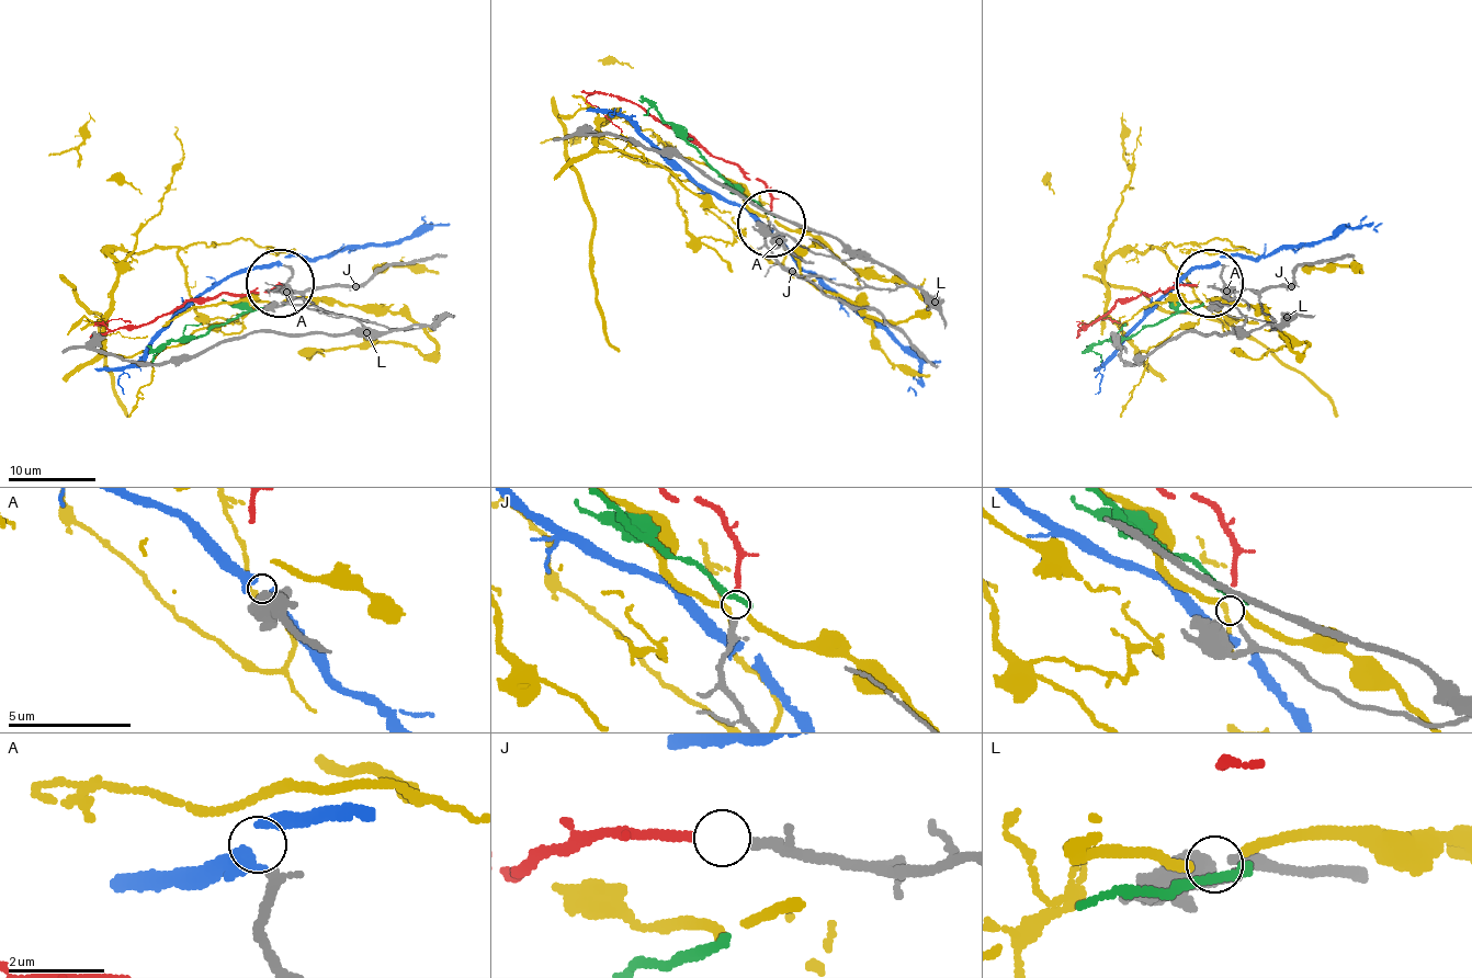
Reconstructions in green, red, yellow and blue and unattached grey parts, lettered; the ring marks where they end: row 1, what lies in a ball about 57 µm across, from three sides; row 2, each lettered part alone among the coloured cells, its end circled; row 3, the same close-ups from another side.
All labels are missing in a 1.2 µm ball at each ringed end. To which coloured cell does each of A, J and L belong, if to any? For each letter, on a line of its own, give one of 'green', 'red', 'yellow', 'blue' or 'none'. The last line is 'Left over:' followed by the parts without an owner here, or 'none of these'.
A: none
J: red
L: none
Left over: A, L

